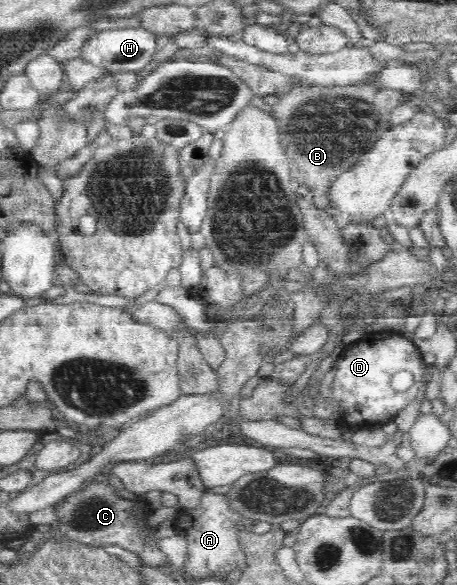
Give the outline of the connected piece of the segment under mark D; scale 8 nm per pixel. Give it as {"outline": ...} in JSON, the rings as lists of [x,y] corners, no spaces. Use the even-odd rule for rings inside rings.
{"outline":[[[388,330],[365,334],[361,339],[346,346],[335,363],[337,371],[332,387],[326,392],[315,394],[315,403],[323,399],[335,399],[342,404],[342,415],[338,423],[342,426],[364,427],[369,429],[373,424],[385,424],[406,406],[416,400],[423,384],[423,359],[416,343],[406,339],[397,332]],[[400,370],[408,370],[414,376],[414,384],[402,392],[395,391],[390,380]]]}

